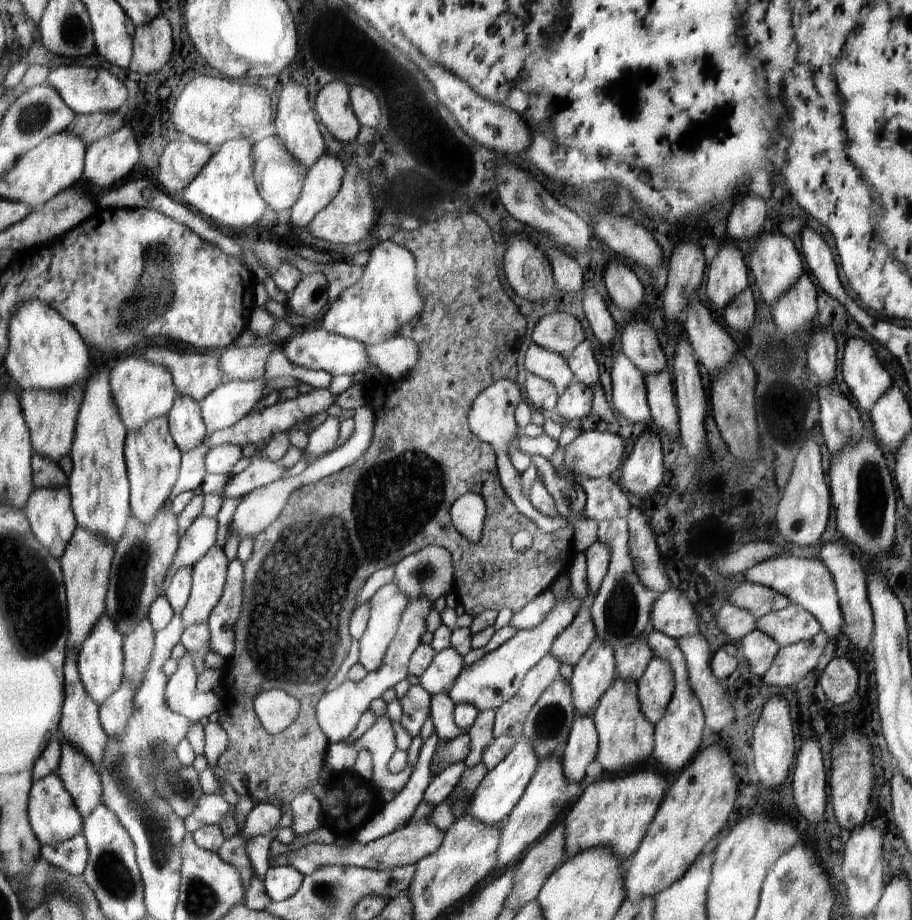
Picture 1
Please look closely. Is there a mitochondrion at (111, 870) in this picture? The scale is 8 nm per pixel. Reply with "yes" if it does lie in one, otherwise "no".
yes

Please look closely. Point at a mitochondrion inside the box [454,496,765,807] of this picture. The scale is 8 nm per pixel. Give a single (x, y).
(620, 612)

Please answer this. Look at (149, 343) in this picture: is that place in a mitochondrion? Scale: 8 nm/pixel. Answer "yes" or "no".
no

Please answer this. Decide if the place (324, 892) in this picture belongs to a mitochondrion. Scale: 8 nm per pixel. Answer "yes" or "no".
yes

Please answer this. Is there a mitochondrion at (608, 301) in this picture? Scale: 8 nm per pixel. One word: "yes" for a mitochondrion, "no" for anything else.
no

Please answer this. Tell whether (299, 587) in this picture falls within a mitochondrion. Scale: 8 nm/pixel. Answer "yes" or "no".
yes

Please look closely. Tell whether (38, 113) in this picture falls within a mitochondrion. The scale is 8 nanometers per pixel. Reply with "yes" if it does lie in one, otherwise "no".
yes

